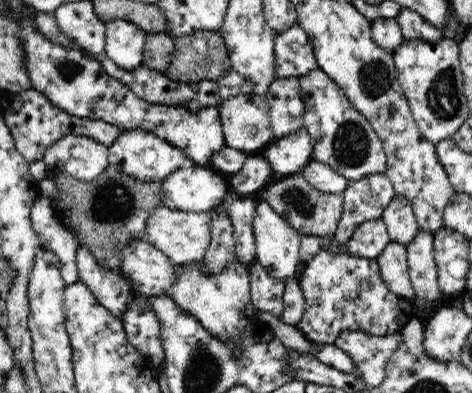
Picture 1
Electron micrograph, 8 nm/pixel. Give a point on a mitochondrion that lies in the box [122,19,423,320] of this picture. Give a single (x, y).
(351, 143)

